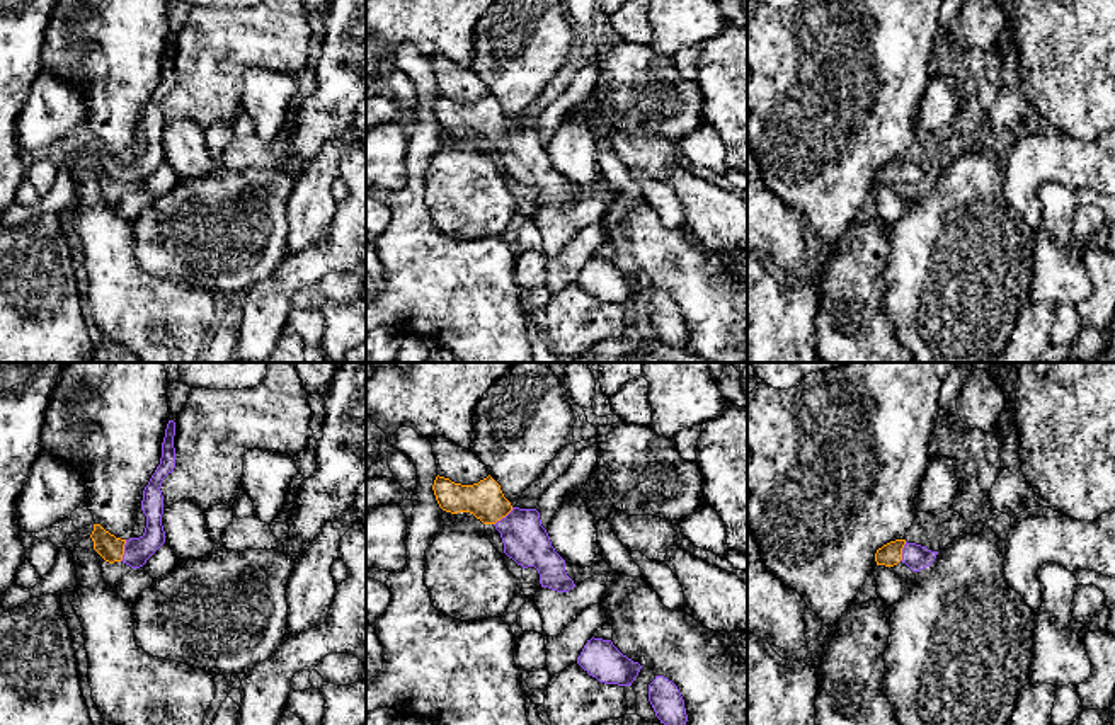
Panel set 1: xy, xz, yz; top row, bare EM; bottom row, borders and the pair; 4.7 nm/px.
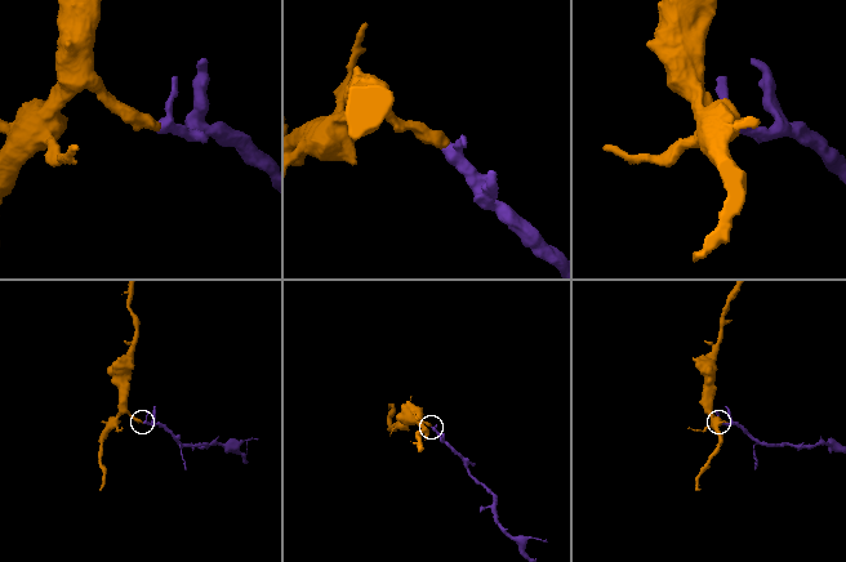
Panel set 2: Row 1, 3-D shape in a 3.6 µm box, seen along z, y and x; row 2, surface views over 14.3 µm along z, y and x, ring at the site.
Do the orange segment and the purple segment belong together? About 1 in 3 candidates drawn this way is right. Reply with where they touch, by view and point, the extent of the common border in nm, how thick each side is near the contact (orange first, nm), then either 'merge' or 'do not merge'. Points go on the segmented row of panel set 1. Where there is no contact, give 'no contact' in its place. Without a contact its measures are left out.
meets orange in xy at (123, 550); contact 110 nm long; 120 nm thick on the orange side, 130 nm on the other; merge

